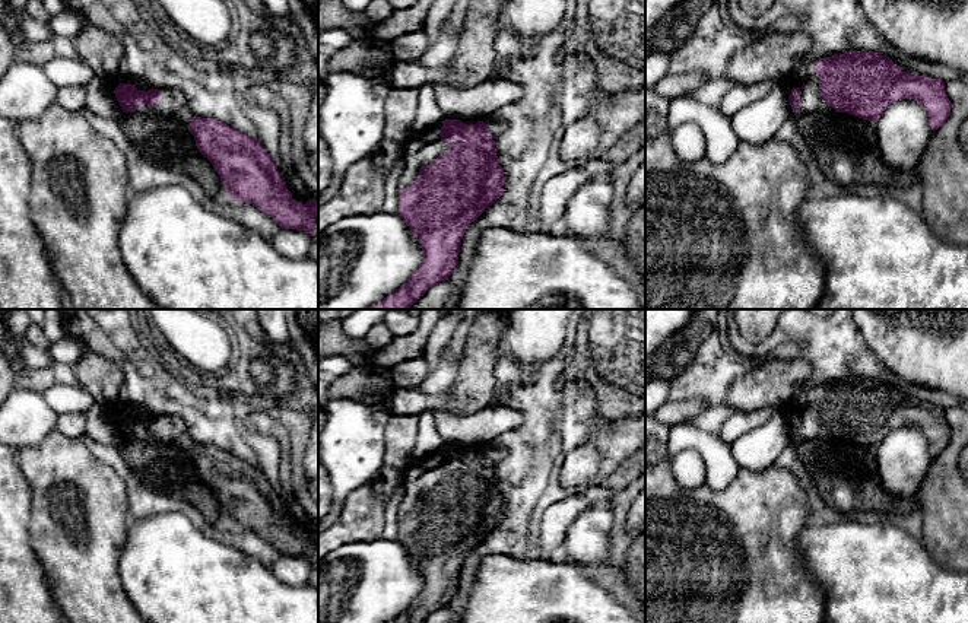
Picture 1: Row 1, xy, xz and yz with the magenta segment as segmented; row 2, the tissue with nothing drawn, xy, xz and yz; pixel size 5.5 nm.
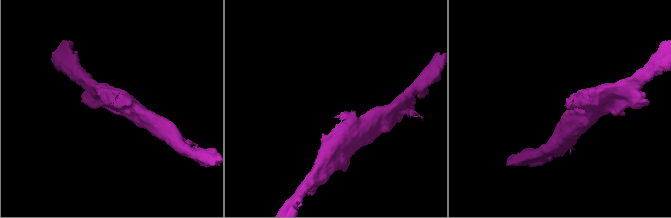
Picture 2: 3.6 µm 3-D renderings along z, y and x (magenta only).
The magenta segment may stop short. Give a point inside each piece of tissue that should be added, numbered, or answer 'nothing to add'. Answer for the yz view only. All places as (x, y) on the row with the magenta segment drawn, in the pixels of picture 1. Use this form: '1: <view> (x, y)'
1: yz (812, 105)

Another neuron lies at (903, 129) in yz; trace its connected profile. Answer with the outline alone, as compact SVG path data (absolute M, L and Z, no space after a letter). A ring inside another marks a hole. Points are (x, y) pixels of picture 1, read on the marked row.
M914 99L892 102L876 125L882 160L895 169L915 169L933 134L924 107Z

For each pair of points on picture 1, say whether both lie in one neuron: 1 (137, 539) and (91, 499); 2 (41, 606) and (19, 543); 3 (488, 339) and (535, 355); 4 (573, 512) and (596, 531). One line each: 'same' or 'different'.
1: different
2: same
3: different
4: different

